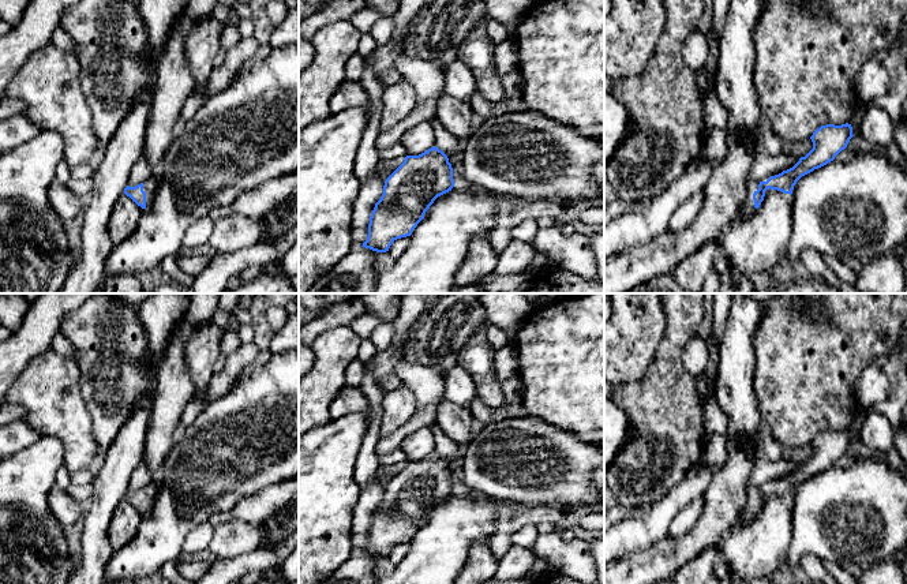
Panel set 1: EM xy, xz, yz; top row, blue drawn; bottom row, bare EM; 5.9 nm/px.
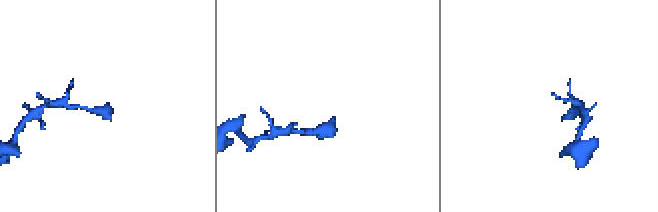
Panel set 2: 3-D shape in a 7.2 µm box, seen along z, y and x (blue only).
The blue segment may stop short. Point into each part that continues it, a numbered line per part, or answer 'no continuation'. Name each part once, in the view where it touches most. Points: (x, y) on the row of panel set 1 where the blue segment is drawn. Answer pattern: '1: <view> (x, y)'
1: yz (749, 209)

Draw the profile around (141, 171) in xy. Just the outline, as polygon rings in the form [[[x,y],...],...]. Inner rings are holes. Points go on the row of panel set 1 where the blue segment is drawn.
[[[143,154],[130,171],[127,186],[135,187],[154,176],[146,156]]]

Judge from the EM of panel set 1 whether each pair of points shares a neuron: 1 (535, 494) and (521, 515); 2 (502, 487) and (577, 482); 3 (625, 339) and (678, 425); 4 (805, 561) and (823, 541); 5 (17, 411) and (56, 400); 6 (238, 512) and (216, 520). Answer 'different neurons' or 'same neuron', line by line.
1: different neurons
2: same neuron
3: different neurons
4: different neurons
5: different neurons
6: same neuron

